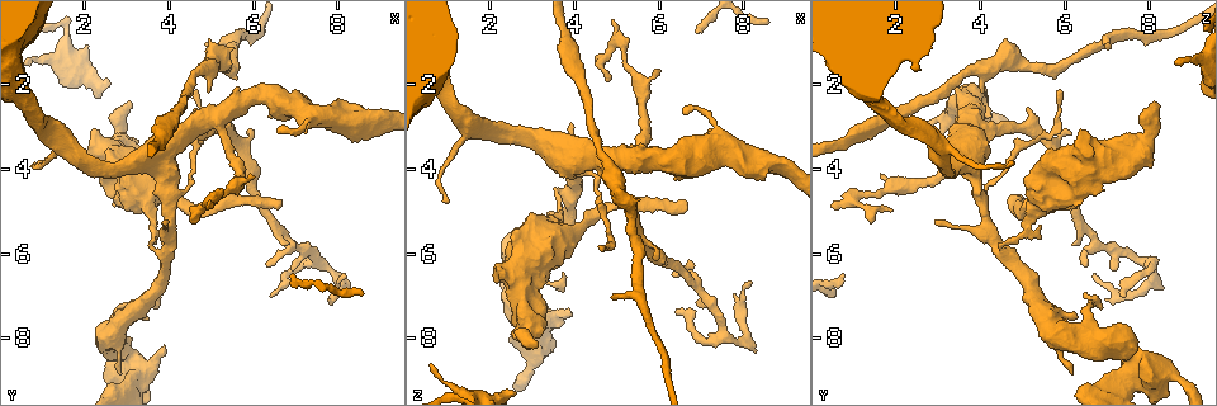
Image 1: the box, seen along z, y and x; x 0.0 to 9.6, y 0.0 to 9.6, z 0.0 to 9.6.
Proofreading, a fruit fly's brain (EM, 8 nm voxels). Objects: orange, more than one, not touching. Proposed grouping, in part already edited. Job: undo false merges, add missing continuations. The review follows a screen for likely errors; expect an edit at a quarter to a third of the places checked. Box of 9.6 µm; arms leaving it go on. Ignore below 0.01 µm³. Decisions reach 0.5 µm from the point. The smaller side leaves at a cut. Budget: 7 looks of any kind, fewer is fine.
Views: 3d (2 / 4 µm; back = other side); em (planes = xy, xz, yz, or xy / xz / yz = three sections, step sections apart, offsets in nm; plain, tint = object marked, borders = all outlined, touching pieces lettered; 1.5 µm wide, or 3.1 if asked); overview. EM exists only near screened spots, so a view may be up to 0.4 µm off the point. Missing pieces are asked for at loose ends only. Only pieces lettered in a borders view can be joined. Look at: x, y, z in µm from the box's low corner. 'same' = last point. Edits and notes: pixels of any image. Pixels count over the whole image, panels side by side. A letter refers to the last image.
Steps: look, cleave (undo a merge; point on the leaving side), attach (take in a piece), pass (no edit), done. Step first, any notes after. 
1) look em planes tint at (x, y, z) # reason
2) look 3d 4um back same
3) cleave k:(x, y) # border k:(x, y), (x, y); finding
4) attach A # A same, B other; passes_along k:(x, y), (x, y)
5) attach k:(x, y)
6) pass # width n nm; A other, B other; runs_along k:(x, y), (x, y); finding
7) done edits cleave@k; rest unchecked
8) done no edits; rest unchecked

look 3d 4um at (6.60, 4.85, 4.95)

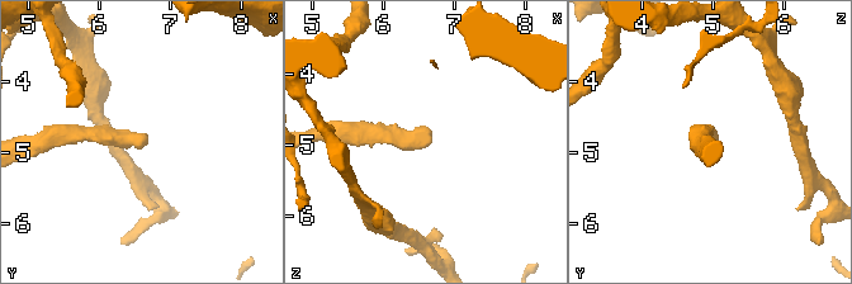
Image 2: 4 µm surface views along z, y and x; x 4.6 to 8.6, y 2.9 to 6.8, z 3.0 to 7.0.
look em xz step 4 tint at (6.60, 4.80, 4.95)

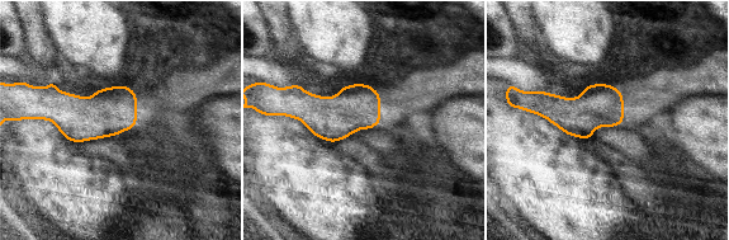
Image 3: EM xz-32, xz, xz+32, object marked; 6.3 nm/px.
look em planes borders same # another direction

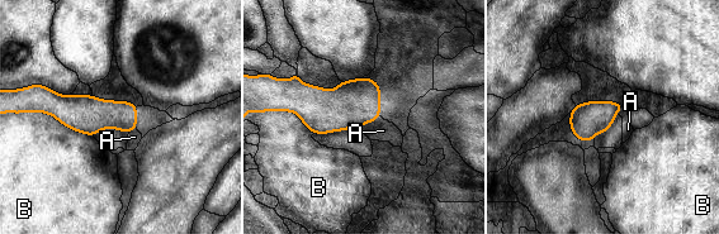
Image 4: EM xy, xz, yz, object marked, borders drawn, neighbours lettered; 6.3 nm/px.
pass # width 220 nm; A other, B other; border 4:(381, 116), (358, 128); no lettered piece goes on from it

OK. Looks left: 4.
look em xz step 8 tint at (3.65, 5.20, 5.20) # sudden change in width

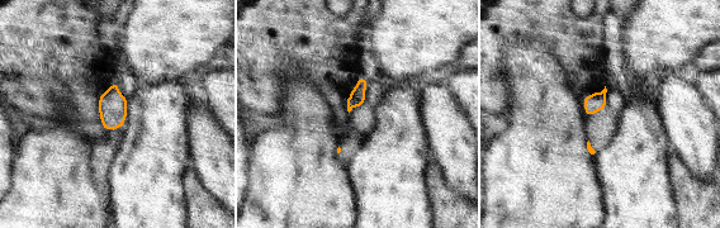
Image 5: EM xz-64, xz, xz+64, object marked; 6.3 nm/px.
look em planes borders same # another direction

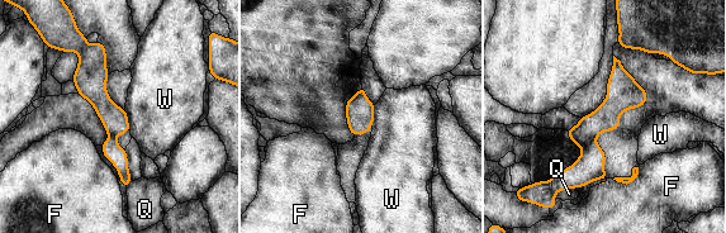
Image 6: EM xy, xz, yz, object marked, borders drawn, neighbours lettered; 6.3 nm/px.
cleave 6:(606, 118) # F other, Q other, W other; border 6:(594, 138), (582, 150); a second cell is stuck on

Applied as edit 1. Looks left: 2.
done edits cleave@6; rest unchecked

